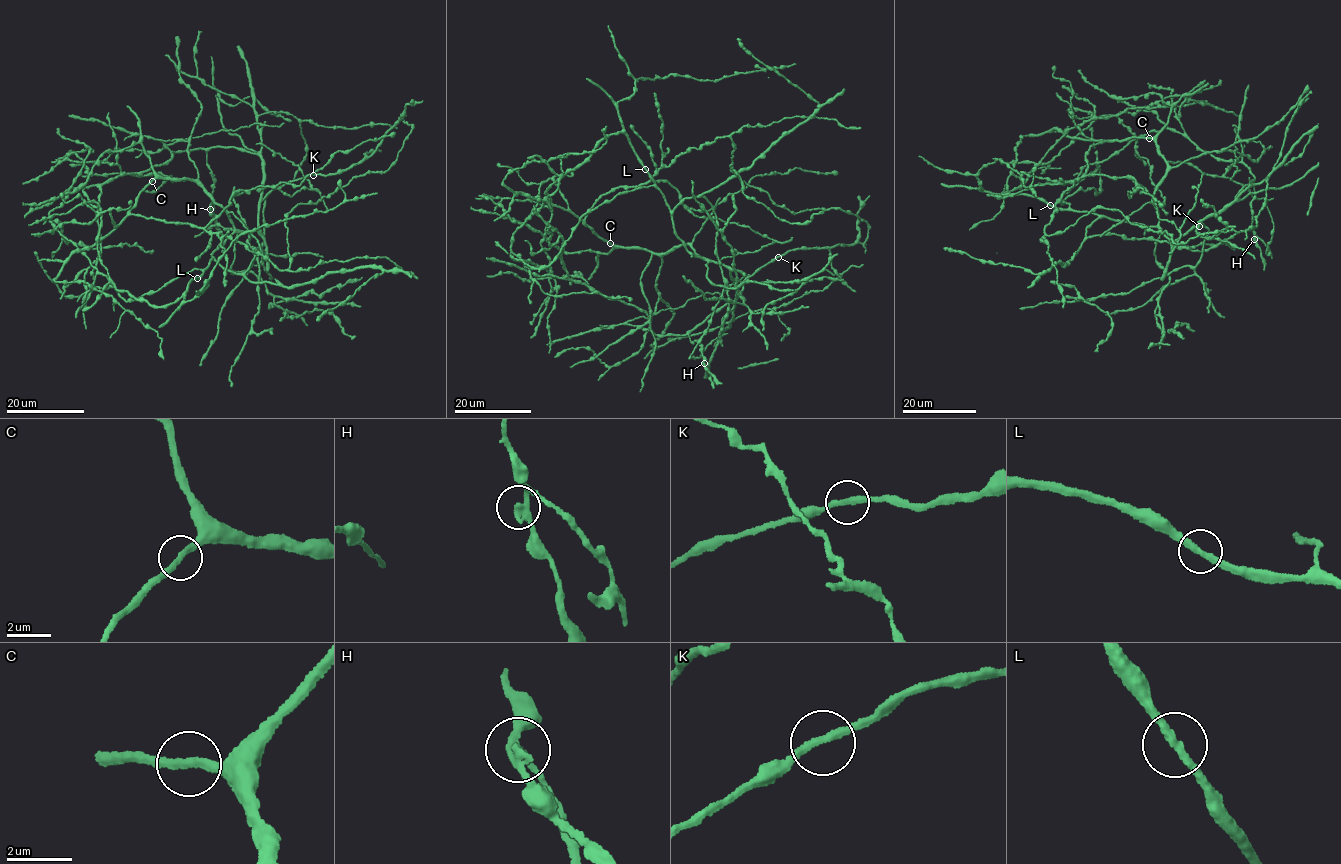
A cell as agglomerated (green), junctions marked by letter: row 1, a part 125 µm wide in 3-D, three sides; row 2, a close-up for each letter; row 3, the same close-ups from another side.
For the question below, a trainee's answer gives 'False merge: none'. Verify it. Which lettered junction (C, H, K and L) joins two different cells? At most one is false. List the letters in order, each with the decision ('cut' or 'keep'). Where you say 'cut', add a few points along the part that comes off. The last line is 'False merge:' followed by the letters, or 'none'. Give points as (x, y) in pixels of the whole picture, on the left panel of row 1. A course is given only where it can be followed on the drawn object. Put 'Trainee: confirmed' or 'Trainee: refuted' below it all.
C: keep
H: keep
K: keep
L: keep
False merge: none
Trainee: confirmed

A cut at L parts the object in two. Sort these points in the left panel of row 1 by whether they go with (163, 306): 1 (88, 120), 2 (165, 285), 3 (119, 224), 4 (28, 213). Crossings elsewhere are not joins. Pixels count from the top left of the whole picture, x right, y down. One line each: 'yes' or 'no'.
1: no
2: no
3: no
4: no

